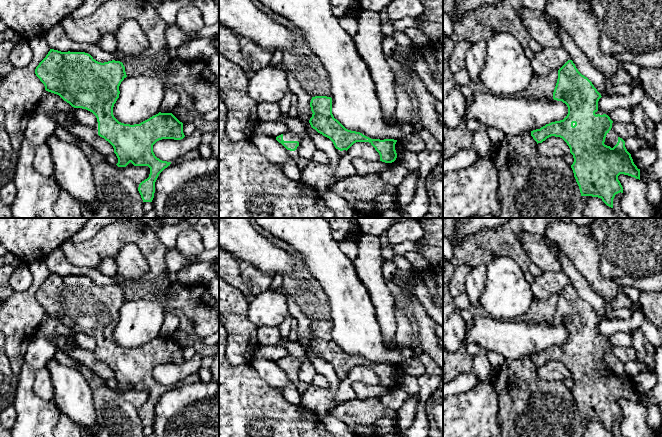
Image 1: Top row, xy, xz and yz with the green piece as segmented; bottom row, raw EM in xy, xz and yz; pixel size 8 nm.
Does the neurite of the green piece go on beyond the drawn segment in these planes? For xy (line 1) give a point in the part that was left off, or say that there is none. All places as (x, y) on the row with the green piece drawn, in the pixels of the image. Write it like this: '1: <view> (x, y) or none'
1: none

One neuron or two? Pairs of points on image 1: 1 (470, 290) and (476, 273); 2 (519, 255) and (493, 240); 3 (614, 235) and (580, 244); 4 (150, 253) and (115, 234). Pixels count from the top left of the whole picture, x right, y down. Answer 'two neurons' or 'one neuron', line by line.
1: one neuron
2: one neuron
3: two neurons
4: one neuron

